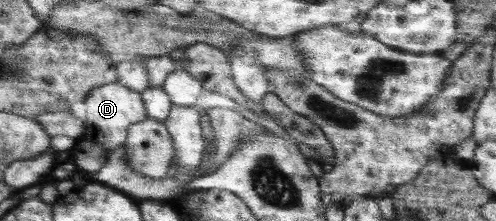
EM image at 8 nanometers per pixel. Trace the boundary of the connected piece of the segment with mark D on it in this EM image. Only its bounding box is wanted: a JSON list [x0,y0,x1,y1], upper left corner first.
[83,82,147,150]

